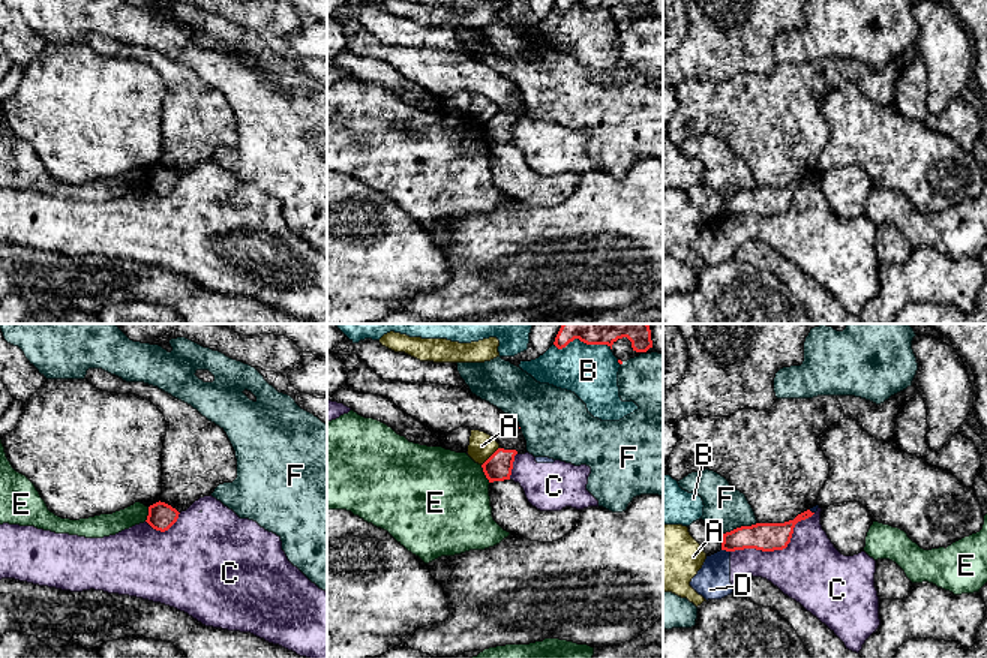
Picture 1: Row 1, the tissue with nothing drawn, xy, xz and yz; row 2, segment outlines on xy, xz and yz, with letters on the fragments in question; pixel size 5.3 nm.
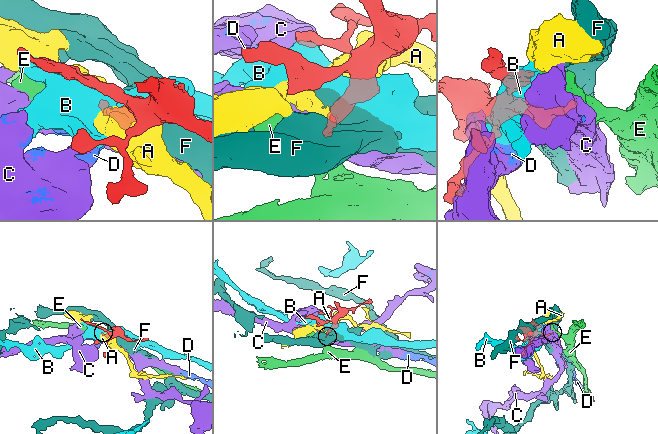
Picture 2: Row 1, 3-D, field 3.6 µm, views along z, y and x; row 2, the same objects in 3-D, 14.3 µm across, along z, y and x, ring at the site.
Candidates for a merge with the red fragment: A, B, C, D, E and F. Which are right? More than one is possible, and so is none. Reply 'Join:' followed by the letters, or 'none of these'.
Join: none of these

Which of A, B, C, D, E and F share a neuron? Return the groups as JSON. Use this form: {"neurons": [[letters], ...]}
{"neurons": [["A"], ["B"], ["C", "D"], ["E"], ["F"]]}

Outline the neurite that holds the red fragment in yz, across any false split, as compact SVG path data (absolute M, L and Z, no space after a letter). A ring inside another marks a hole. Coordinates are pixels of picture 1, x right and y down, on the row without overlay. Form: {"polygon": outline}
{"polygon": "M810 174L798 178L794 184L784 187L756 187L741 190L723 198L722 214L735 216L756 213L762 216L783 214L790 207L794 192L798 186L812 181Z"}

